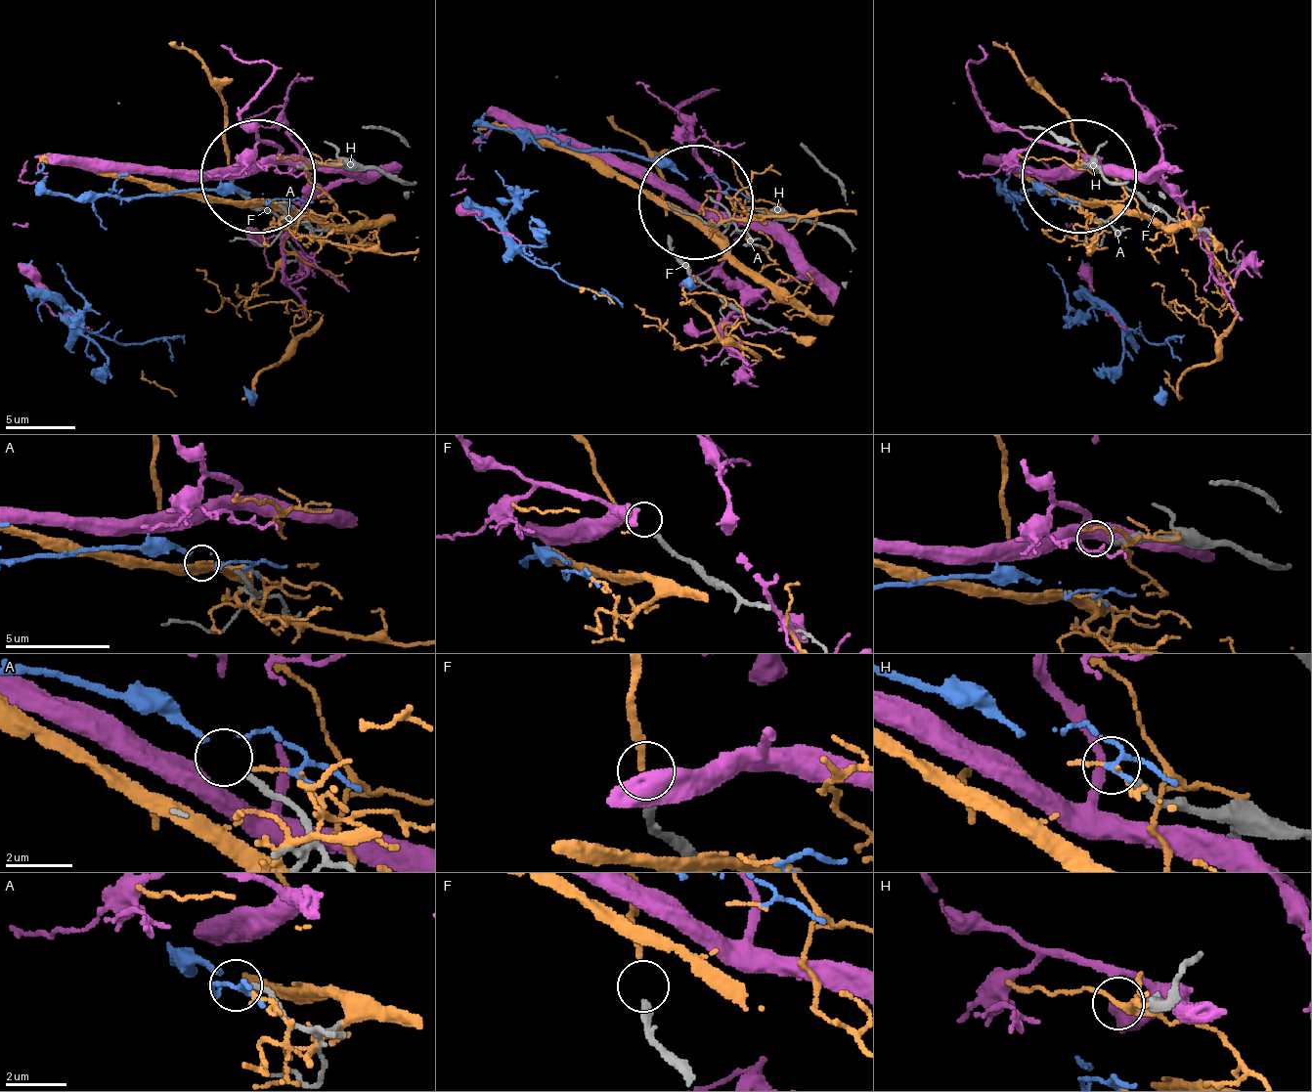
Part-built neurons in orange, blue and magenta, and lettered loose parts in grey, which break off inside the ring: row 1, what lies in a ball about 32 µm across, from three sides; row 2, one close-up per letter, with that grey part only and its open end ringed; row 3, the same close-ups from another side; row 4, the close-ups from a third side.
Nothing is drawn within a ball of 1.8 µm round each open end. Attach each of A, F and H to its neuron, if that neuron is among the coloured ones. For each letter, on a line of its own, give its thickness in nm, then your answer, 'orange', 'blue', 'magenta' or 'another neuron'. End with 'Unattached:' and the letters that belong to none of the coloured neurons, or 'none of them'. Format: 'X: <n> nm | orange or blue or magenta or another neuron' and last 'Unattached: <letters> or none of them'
A: 170 nm | blue
F: 280 nm | orange
H: 200 nm | another neuron
Unattached: H

